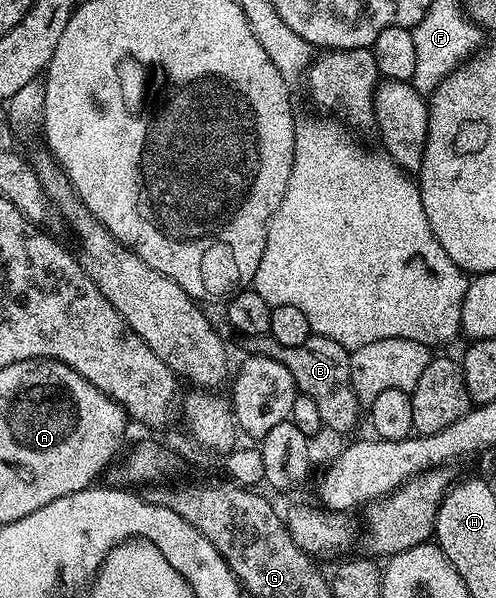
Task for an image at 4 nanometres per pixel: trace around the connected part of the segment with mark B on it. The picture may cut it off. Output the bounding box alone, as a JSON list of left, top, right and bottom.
[243,333,358,431]

